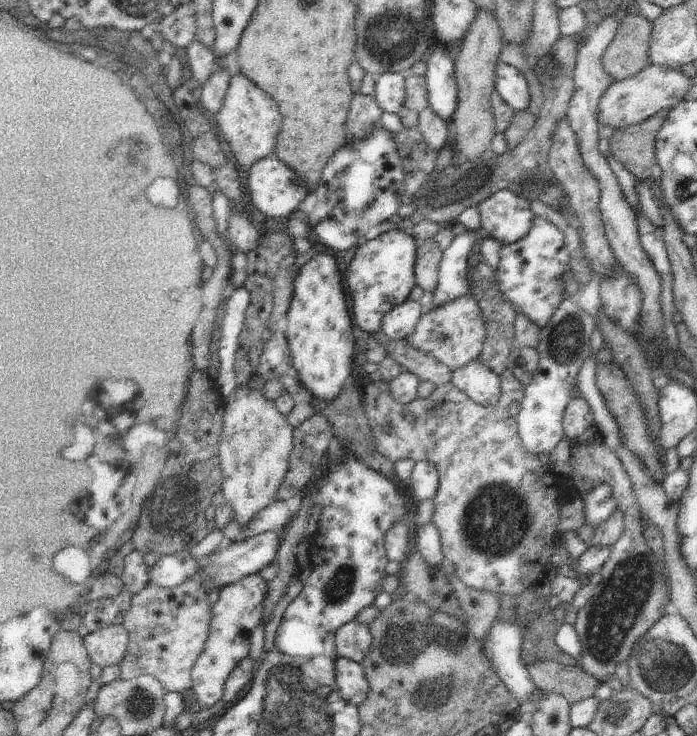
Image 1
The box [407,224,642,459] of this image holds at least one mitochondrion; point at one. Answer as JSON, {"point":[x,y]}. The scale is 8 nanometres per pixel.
{"point":[565,344]}

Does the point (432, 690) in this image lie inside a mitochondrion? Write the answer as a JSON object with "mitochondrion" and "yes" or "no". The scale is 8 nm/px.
{"mitochondrion":"yes"}

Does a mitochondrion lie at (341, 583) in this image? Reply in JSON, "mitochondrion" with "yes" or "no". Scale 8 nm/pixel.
{"mitochondrion":"yes"}

